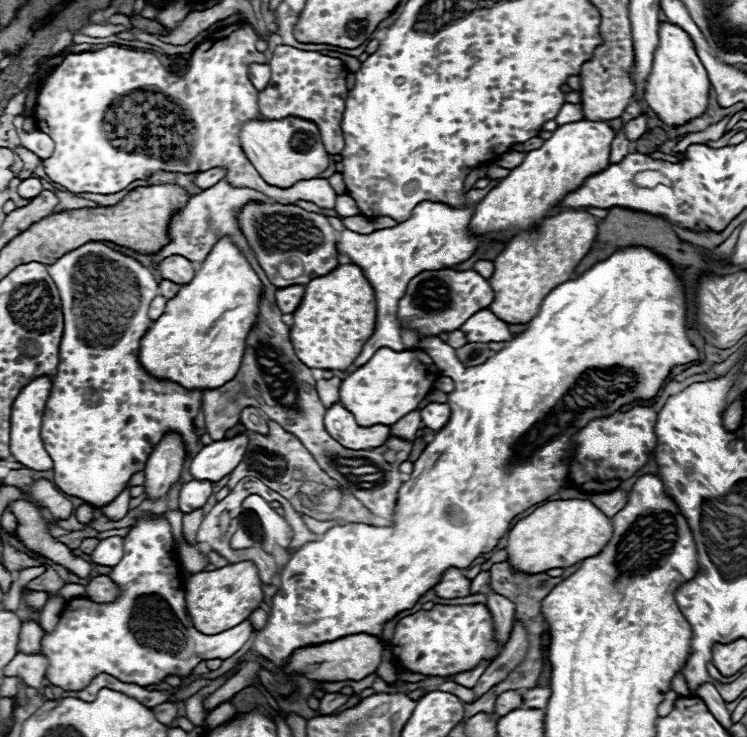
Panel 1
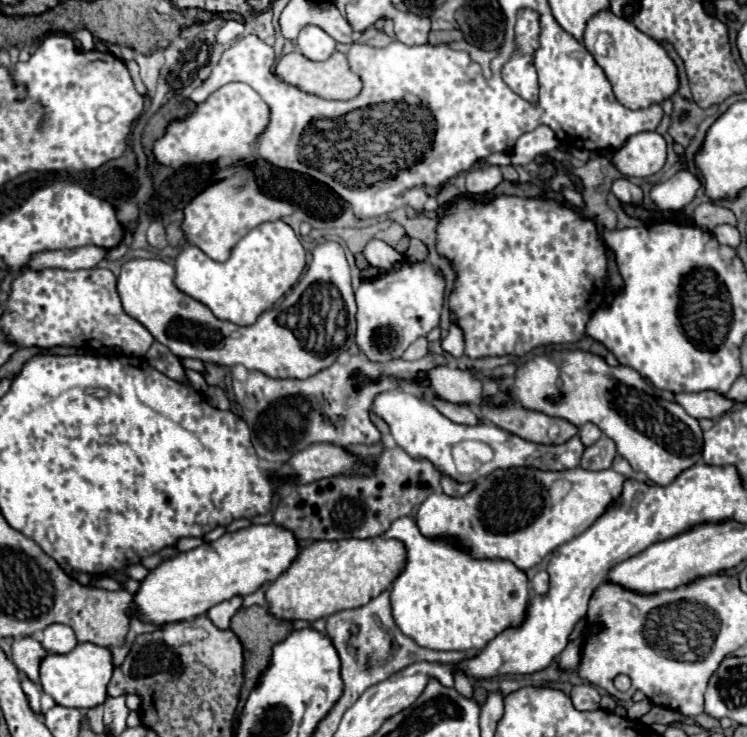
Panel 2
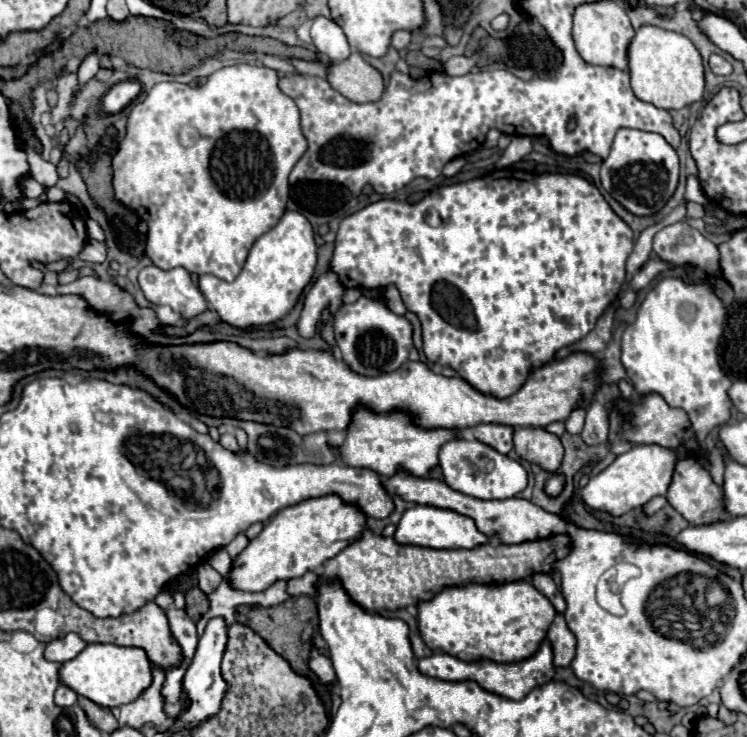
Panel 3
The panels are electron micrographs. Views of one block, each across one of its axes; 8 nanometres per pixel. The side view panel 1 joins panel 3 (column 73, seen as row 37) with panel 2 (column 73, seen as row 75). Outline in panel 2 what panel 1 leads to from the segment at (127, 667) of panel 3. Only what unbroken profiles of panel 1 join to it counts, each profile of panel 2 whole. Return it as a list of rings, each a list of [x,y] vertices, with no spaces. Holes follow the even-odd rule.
[[[78,644],[70,654],[48,654],[40,664],[40,684],[46,694],[54,698],[56,704],[68,708],[94,708],[104,704],[106,688],[112,680],[114,660],[112,652],[96,644]]]

